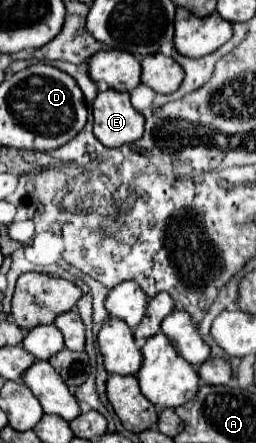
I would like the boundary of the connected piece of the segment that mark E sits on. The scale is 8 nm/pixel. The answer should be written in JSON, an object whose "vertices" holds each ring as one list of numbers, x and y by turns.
{"vertices":[[107,89,101,91,93,105,95,137,107,147,119,147,141,139,145,119,133,109,129,93]]}

